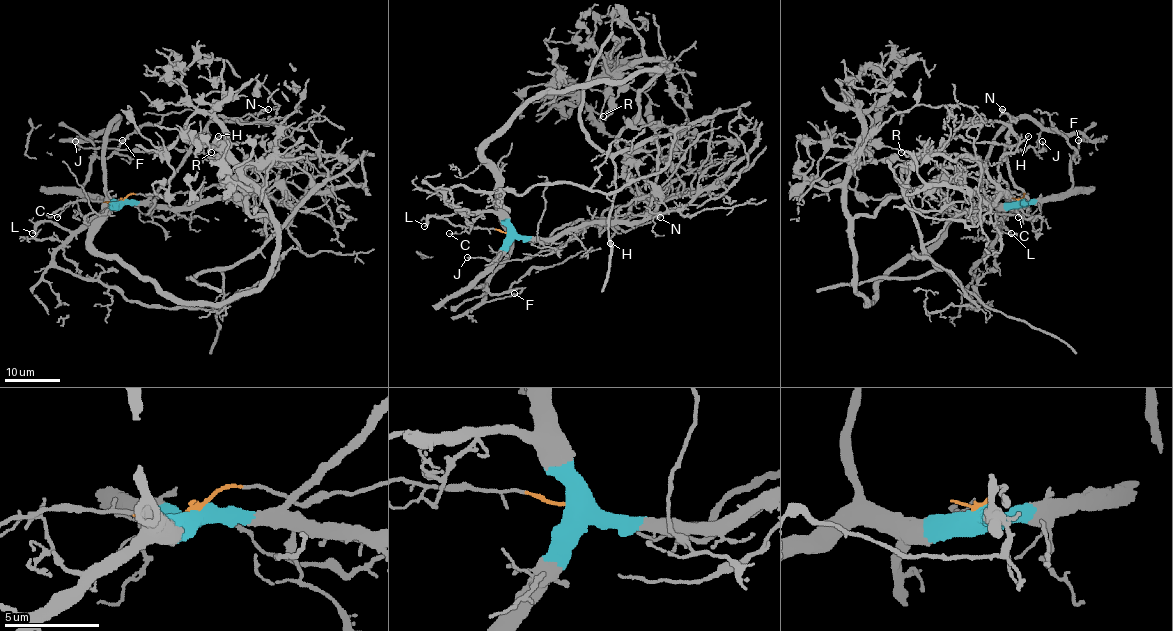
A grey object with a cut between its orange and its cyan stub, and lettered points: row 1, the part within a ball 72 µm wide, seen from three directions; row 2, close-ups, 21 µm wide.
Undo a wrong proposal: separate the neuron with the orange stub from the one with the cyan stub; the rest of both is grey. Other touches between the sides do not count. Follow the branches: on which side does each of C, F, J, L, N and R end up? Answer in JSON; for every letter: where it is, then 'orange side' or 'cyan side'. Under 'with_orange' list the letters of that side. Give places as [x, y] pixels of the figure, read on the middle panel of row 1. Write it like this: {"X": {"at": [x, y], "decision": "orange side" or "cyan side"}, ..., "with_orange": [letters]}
{"C": {"at": [449, 233], "decision": "orange side"}, "F": {"at": [514, 293], "decision": "cyan side"}, "J": {"at": [467, 257], "decision": "orange side"}, "L": {"at": [424, 226], "decision": "cyan side"}, "N": {"at": [660, 217], "decision": "cyan side"}, "R": {"at": [603, 116], "decision": "cyan side"}, "with_orange": ["C", "J"]}

